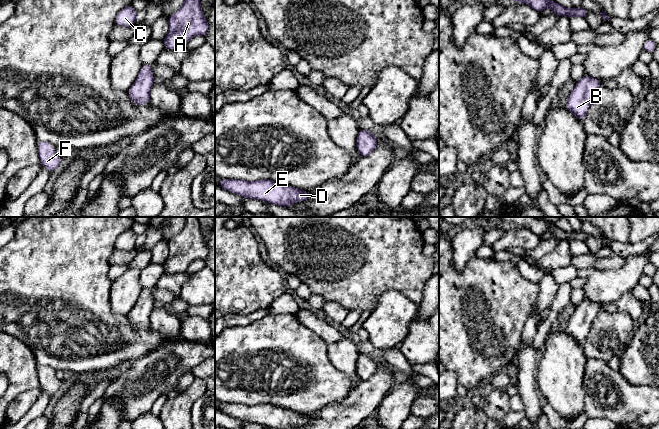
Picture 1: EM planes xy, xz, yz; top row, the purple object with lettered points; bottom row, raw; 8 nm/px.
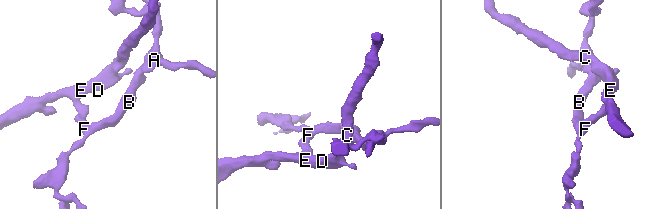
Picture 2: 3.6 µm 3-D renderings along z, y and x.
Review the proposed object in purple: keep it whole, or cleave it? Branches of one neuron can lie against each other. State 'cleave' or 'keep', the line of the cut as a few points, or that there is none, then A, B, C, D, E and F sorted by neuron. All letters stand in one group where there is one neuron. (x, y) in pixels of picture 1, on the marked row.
keep; no cut; A B C D E F

